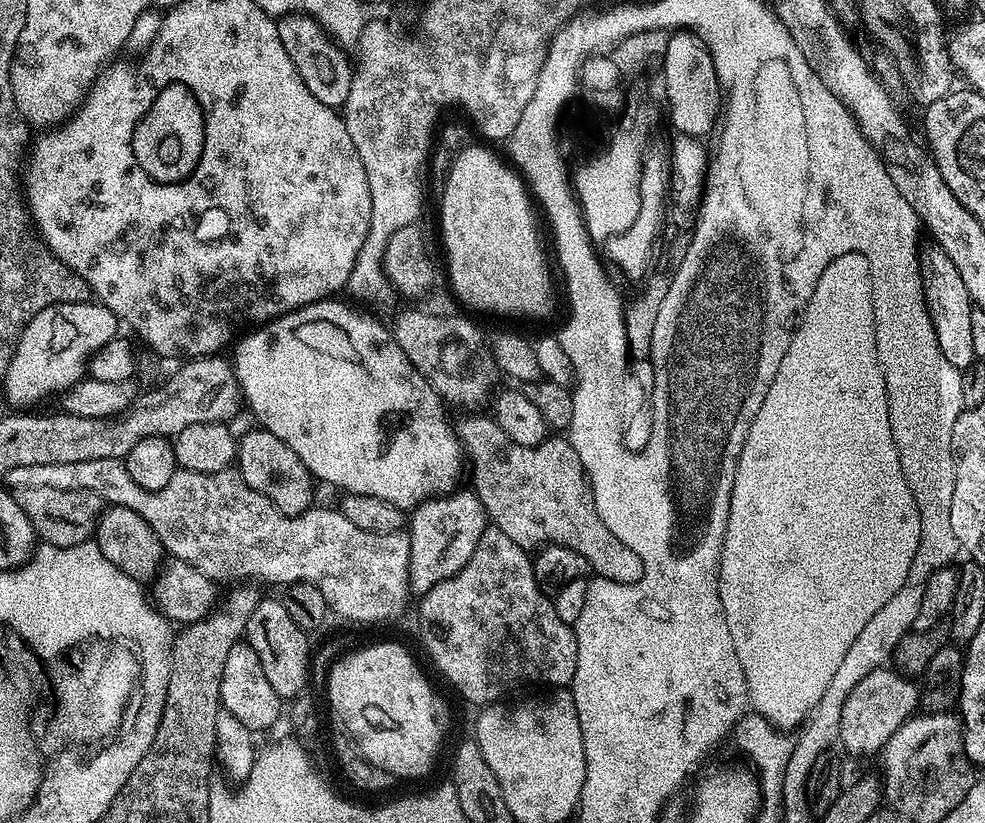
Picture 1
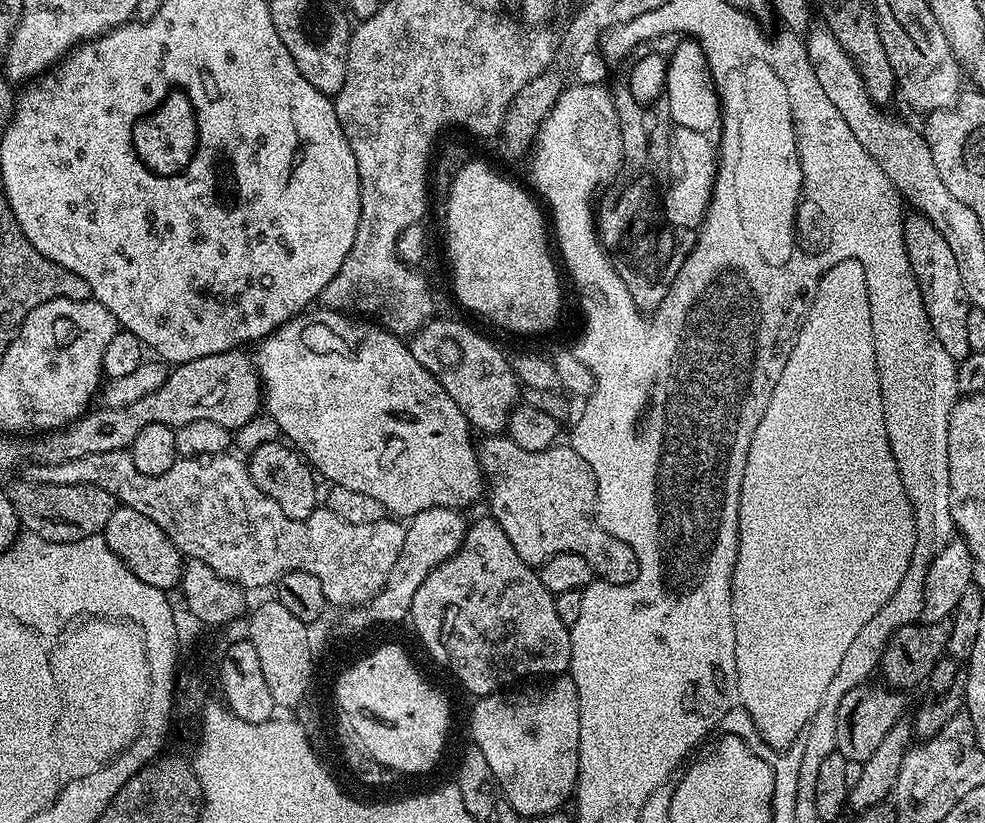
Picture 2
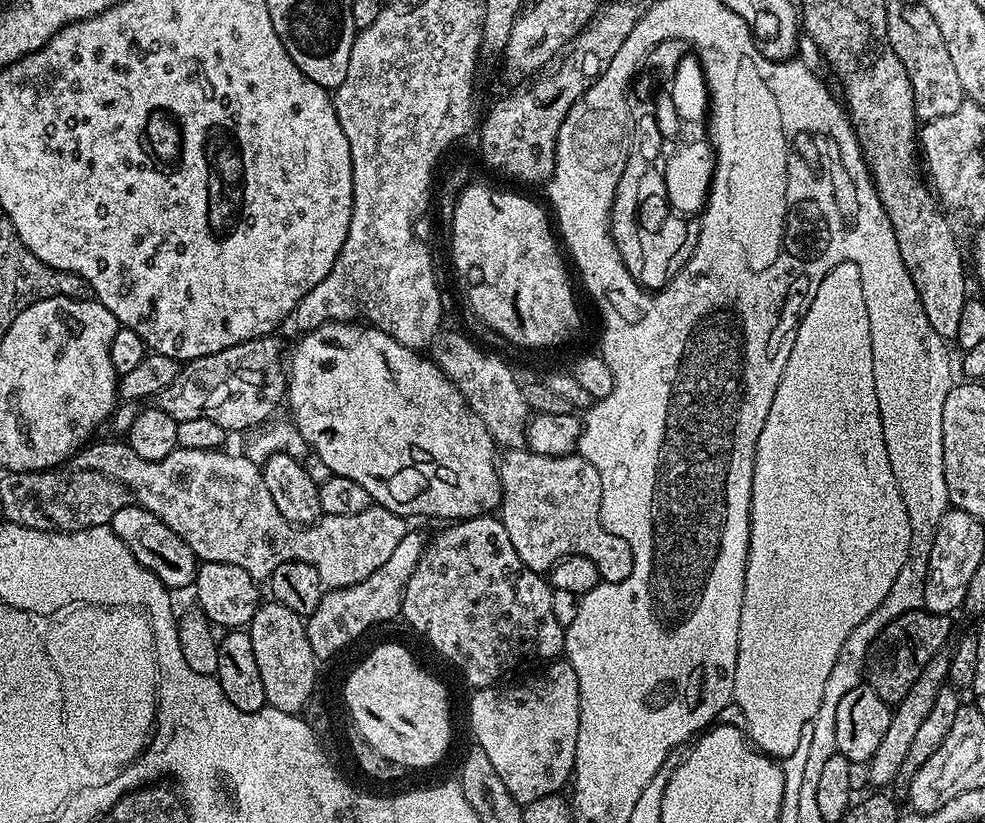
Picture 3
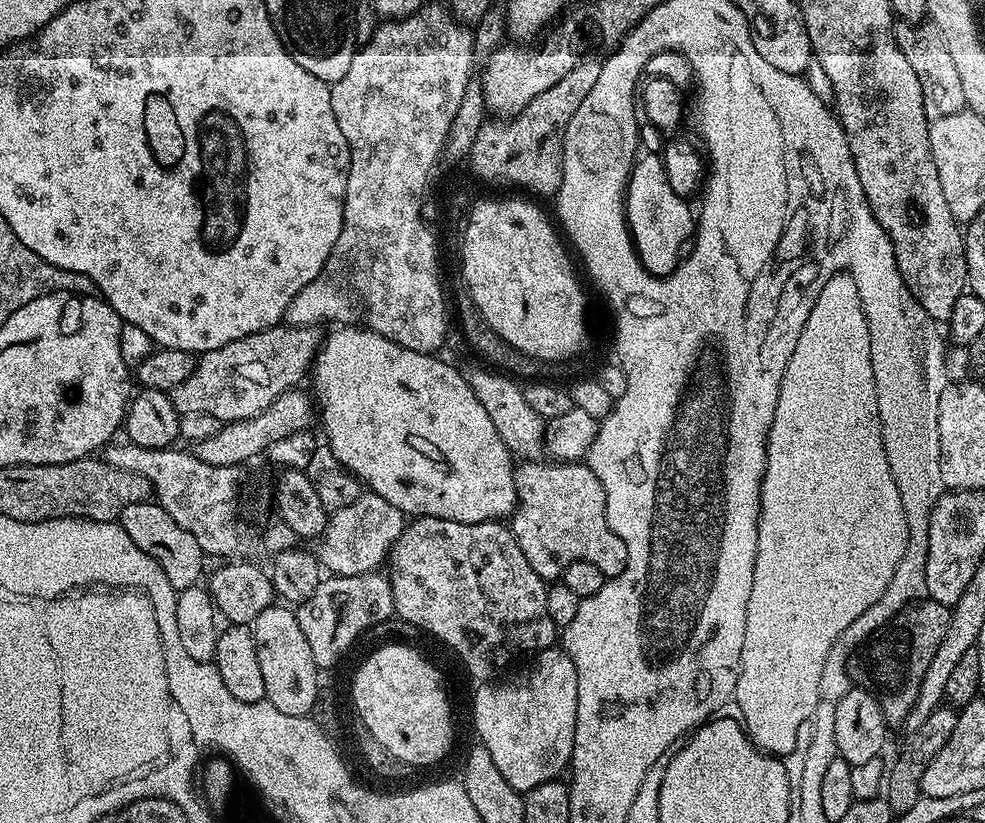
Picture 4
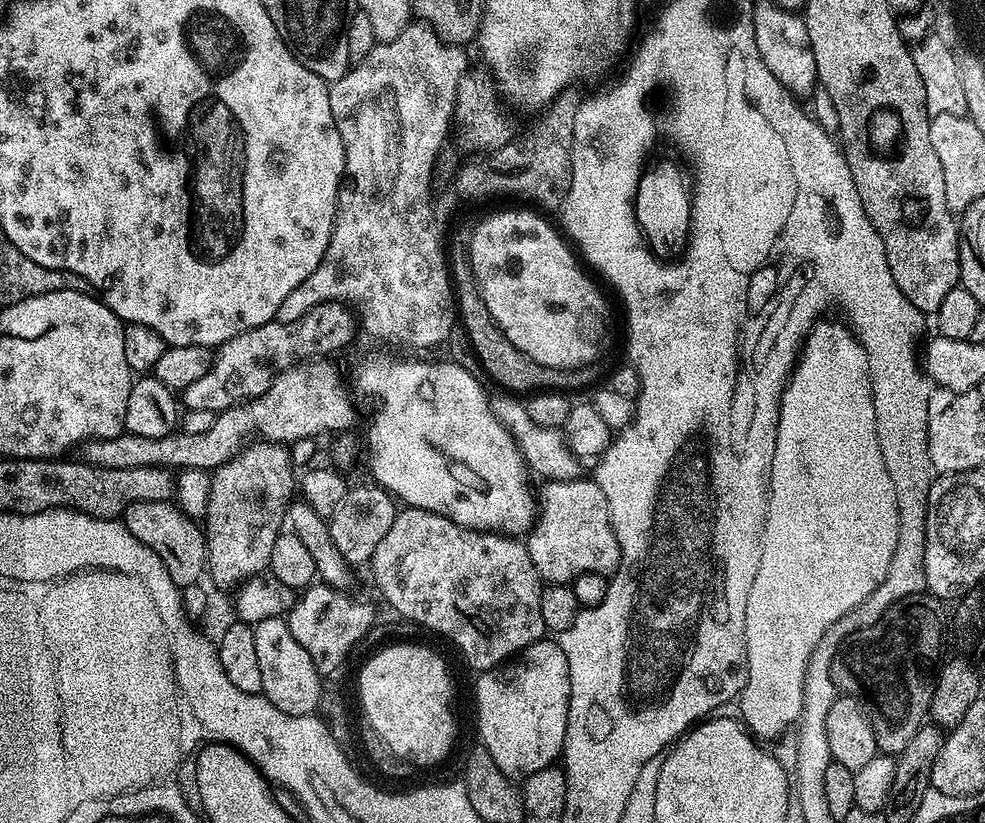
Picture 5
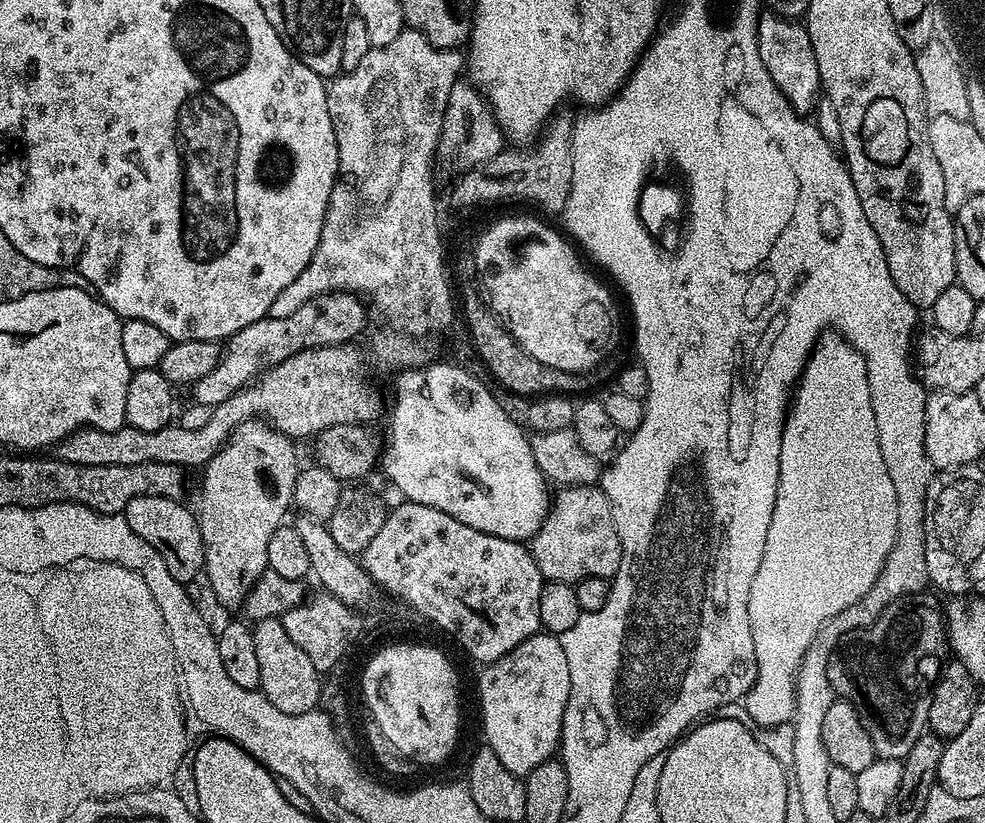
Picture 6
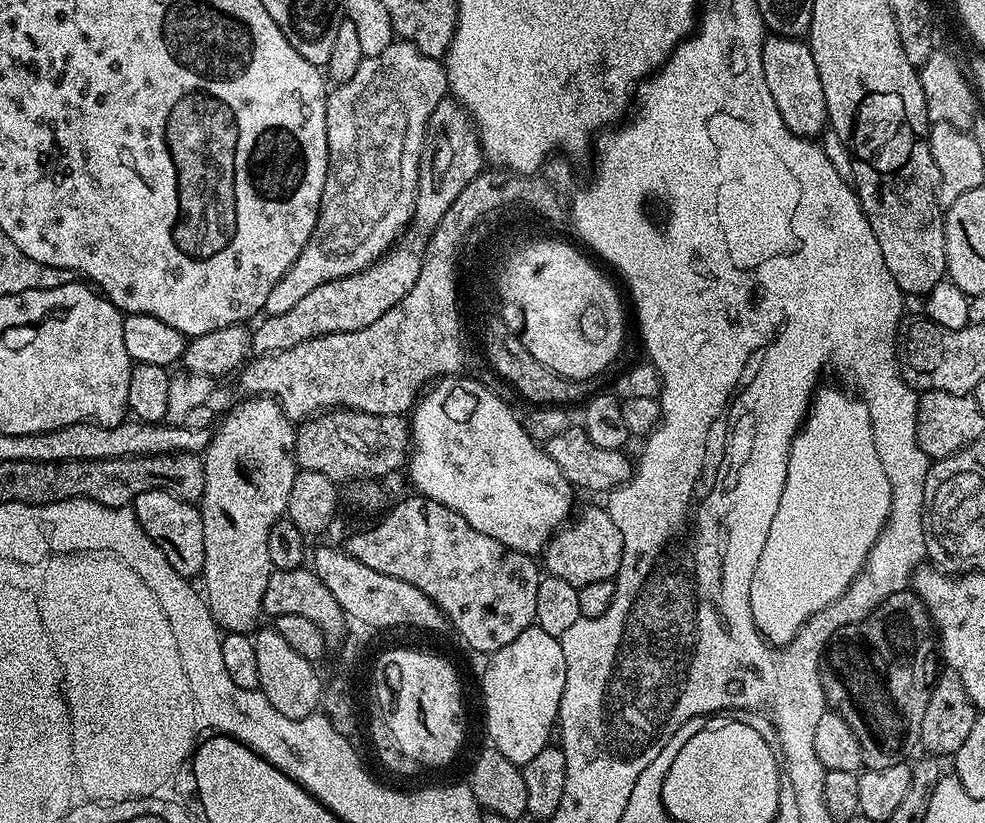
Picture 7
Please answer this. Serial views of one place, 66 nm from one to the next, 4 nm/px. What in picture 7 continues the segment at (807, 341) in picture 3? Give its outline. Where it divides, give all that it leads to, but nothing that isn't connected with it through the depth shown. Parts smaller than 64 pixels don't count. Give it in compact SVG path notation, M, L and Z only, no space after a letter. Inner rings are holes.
M824 388L820 393L817 391L815 395L811 397L810 407L807 409L806 415L797 431L796 436L792 439L792 445L788 451L788 469L786 470L786 486L782 486L782 498L778 502L778 510L774 510L774 522L770 522L770 530L766 534L766 542L762 546L762 558L758 558L758 566L754 570L752 575L752 581L750 582L750 610L752 611L752 617L756 623L756 629L759 630L761 636L768 641L769 644L773 646L787 646L792 643L796 638L797 632L803 628L804 624L812 617L814 614L818 614L826 606L830 606L836 601L839 596L846 589L849 588L853 582L856 581L856 575L859 572L865 571L866 565L868 563L868 555L870 550L874 546L874 542L879 540L880 532L884 529L885 524L888 523L888 515L892 513L892 487L890 486L890 478L886 478L886 470L882 466L882 458L878 458L878 450L876 449L876 443L874 442L874 430L872 429L872 423L870 422L870 410L868 409L867 403L863 399L855 400L848 392L843 392L840 388Z

